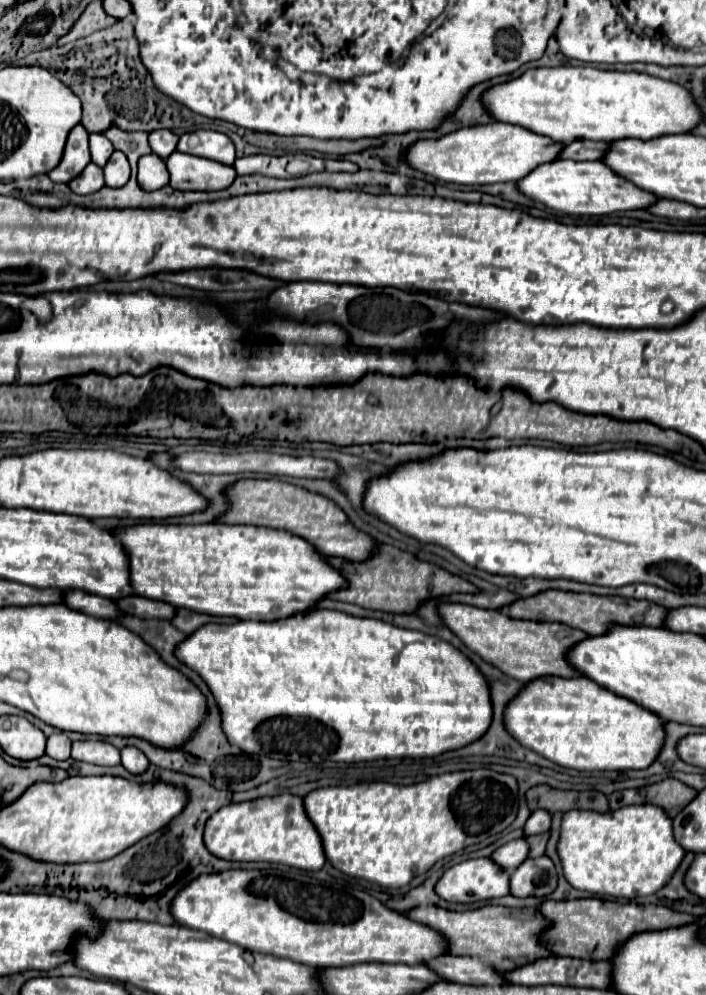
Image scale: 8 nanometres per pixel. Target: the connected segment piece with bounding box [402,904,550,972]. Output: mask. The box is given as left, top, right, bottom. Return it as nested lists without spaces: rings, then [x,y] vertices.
[[[416,906],[402,912],[414,922],[434,928],[446,940],[448,952],[456,956],[478,956],[486,960],[494,970],[506,972],[516,966],[530,964],[530,960],[546,958],[550,952],[540,946],[538,934],[548,926],[548,920],[534,908],[506,908],[506,906],[482,906],[466,912],[450,912],[440,906]]]

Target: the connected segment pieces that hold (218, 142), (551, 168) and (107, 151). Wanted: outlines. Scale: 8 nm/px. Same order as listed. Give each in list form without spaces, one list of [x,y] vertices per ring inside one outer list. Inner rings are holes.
[[[194,130],[180,136],[178,152],[186,152],[192,156],[216,160],[222,164],[234,164],[234,144],[232,140],[214,130]]]
[[[552,160],[548,164],[534,168],[534,172],[530,172],[520,182],[516,182],[516,188],[520,194],[544,204],[546,208],[566,214],[588,214],[588,216],[602,216],[618,210],[648,208],[658,200],[654,194],[636,188],[634,184],[620,178],[600,162]]]
[[[90,134],[90,154],[92,154],[94,164],[104,166],[112,152],[114,152],[114,146],[112,142],[106,140],[104,134]]]

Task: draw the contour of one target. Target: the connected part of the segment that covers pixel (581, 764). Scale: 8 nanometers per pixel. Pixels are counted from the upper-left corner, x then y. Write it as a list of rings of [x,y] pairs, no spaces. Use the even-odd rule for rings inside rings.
[[[540,676],[520,688],[504,708],[504,728],[522,746],[550,762],[574,770],[642,770],[648,768],[664,742],[664,720],[638,704],[612,694],[586,678]]]

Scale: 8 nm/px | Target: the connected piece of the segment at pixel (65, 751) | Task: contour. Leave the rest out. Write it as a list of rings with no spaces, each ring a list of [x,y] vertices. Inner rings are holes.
[[[56,732],[46,740],[46,754],[56,760],[66,760],[70,758],[70,744],[72,742],[66,736],[66,732]]]

